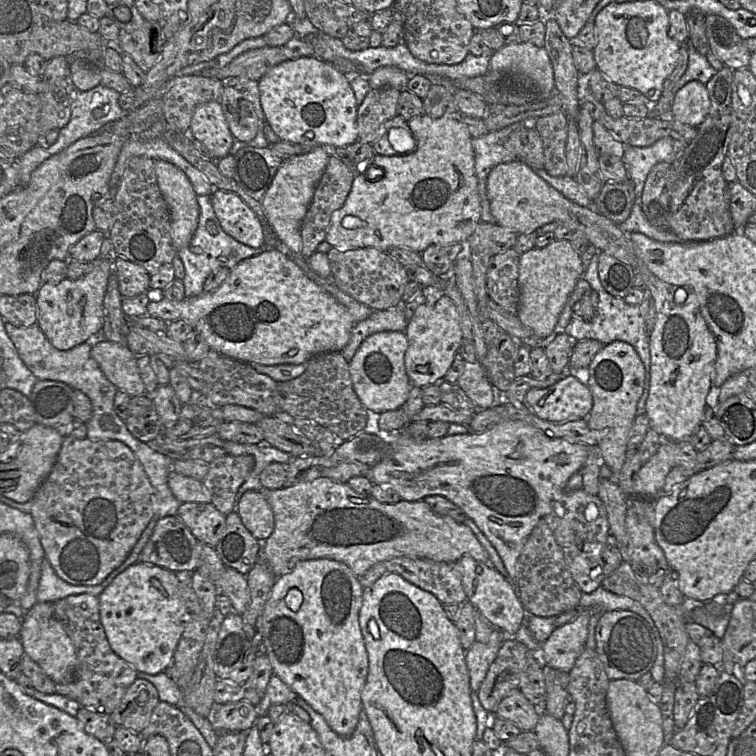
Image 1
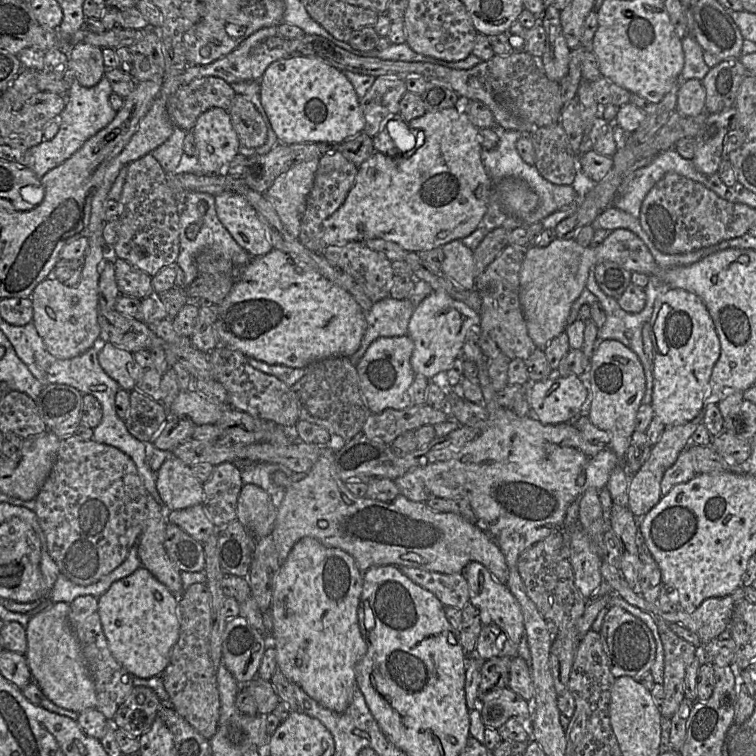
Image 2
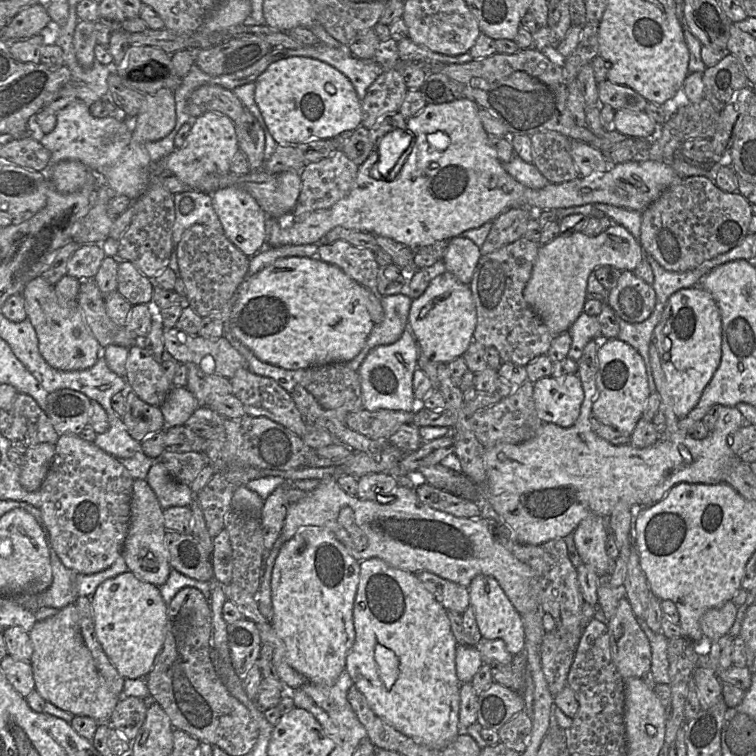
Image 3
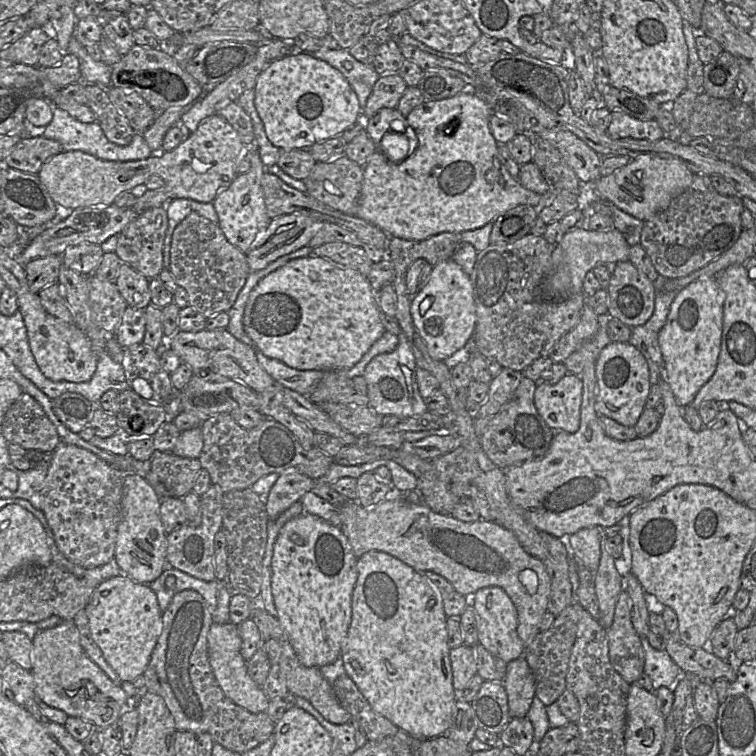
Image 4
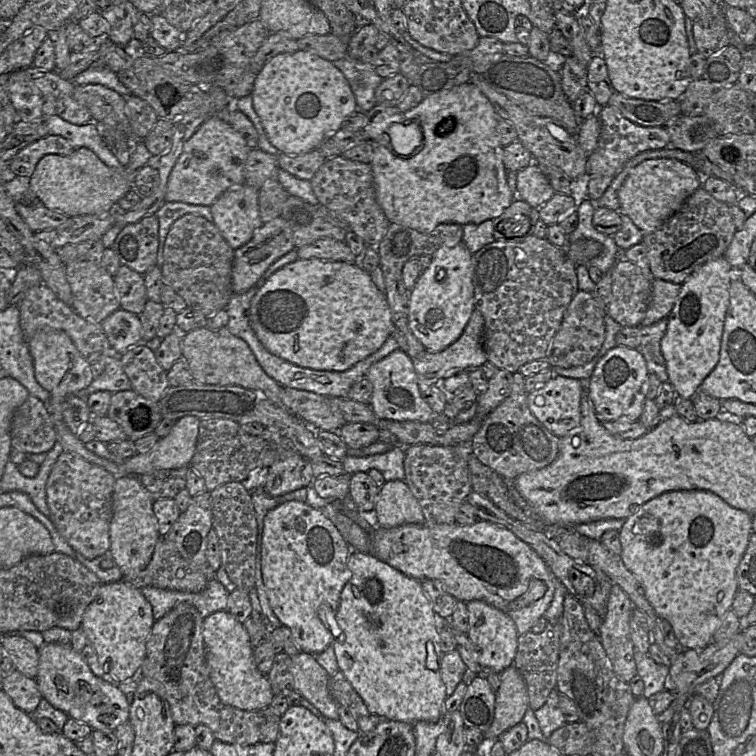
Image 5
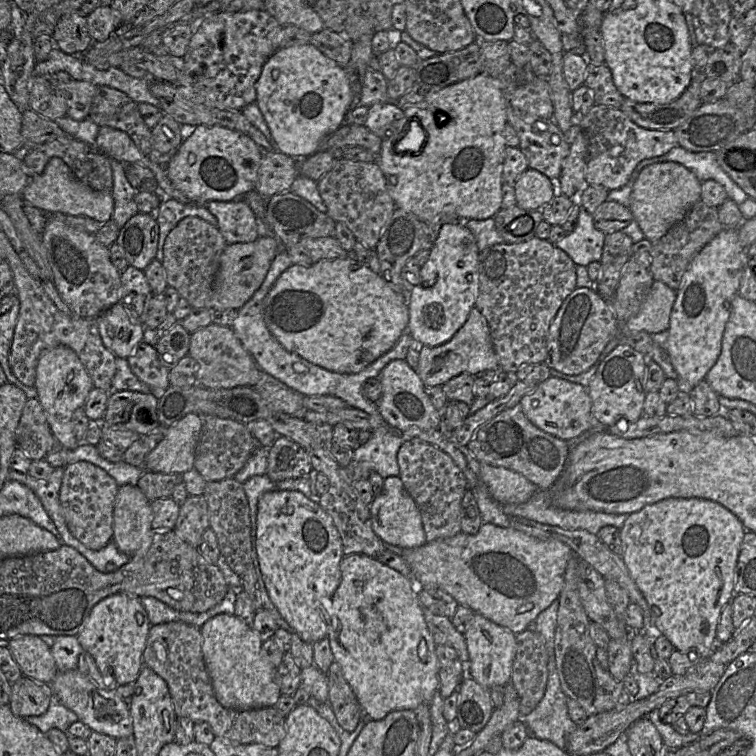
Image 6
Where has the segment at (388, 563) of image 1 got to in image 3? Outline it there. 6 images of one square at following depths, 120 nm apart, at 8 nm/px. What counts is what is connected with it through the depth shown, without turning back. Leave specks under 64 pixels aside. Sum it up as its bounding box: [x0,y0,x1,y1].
[414,571,470,614]

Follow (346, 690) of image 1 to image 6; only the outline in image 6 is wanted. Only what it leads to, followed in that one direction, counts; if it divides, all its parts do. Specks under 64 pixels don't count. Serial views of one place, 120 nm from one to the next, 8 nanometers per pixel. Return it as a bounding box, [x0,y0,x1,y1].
[256,491,344,644]

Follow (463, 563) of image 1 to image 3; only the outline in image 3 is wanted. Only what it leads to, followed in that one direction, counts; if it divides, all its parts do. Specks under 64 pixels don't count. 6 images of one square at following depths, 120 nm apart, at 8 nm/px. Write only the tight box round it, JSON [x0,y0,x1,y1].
[468,575,525,655]

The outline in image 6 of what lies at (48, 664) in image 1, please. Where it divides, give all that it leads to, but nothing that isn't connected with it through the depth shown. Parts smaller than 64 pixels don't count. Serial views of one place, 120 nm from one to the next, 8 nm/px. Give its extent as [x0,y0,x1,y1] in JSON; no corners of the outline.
[49,669,133,739]

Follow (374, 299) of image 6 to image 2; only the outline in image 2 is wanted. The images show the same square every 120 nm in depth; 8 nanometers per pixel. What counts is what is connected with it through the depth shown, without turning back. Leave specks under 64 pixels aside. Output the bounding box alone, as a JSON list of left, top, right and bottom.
[215,248,367,368]

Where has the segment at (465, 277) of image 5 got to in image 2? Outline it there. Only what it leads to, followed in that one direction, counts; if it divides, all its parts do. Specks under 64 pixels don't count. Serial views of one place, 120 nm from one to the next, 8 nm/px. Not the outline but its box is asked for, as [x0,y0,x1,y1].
[408,290,480,379]

